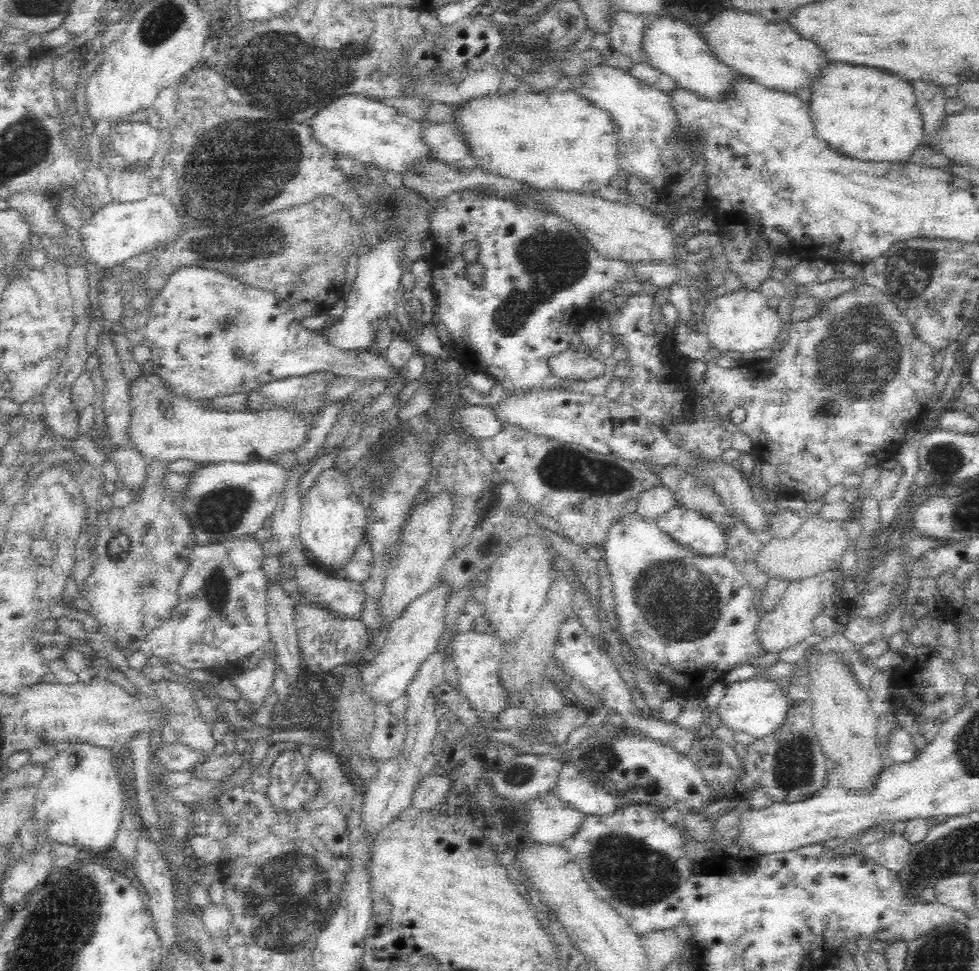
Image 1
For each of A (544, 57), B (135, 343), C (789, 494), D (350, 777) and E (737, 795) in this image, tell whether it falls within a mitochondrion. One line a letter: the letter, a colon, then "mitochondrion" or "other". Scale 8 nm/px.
A: mitochondrion
B: other
C: other
D: other
E: other

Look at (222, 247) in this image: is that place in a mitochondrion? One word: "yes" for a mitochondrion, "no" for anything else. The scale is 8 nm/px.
yes

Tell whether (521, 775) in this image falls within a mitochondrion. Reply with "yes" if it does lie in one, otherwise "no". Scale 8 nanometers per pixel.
yes

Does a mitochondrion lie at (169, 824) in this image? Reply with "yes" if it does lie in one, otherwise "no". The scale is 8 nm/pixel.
yes

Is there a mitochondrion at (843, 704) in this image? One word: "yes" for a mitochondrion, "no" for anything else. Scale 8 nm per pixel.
no

